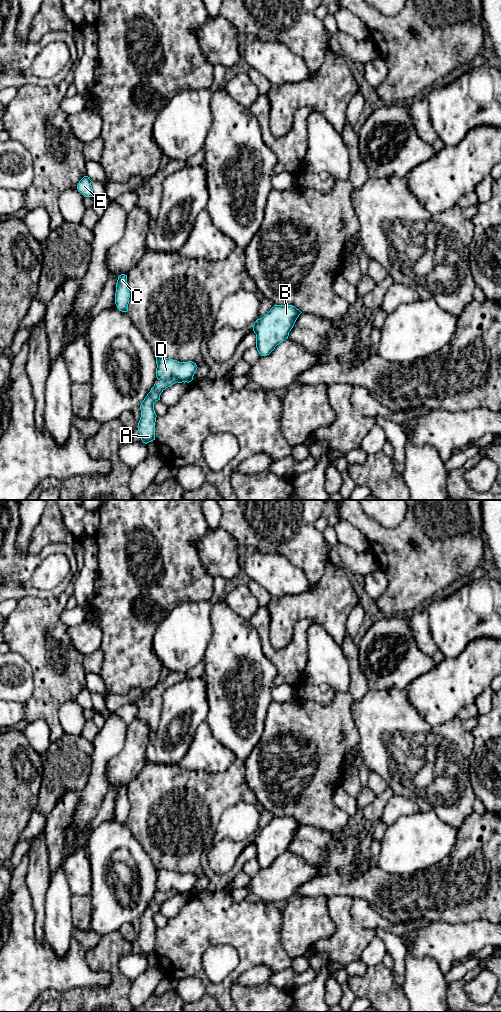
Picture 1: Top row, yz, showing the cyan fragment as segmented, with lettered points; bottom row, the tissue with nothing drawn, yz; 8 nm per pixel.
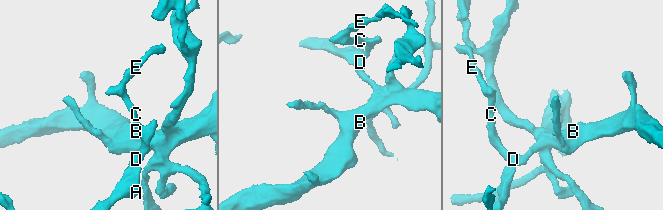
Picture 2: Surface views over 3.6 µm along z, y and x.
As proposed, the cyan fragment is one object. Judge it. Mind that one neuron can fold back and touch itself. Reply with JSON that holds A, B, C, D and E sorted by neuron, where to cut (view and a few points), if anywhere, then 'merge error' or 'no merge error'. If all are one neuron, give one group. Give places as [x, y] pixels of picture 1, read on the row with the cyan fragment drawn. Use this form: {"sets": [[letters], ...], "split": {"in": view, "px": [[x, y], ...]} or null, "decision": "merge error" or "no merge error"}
{"sets": [["A"], ["B", "C", "D", "E"]], "split": {"in": "yz", "px": [[160, 379], [175, 379], [177, 381]]}, "decision": "merge error"}

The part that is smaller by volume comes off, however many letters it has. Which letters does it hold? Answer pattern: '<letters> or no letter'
A

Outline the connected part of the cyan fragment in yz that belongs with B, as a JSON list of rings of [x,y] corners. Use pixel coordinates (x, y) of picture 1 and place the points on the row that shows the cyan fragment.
[[[274,305],[253,324],[256,348],[261,356],[269,355],[277,345],[288,339],[297,318],[302,312],[293,305]]]

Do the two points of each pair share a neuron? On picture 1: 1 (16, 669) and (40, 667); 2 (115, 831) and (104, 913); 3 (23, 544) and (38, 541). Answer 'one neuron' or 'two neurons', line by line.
1: two neurons
2: one neuron
3: two neurons

